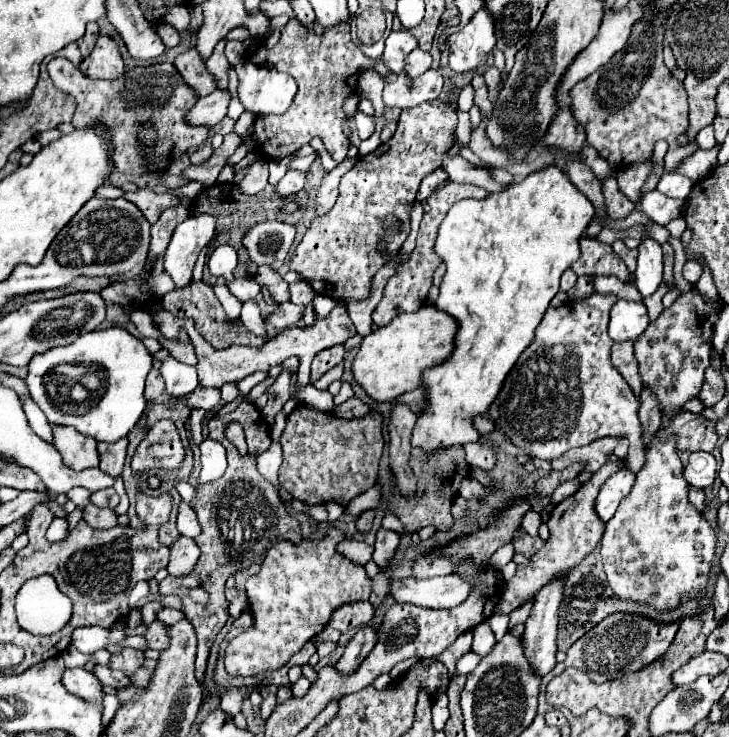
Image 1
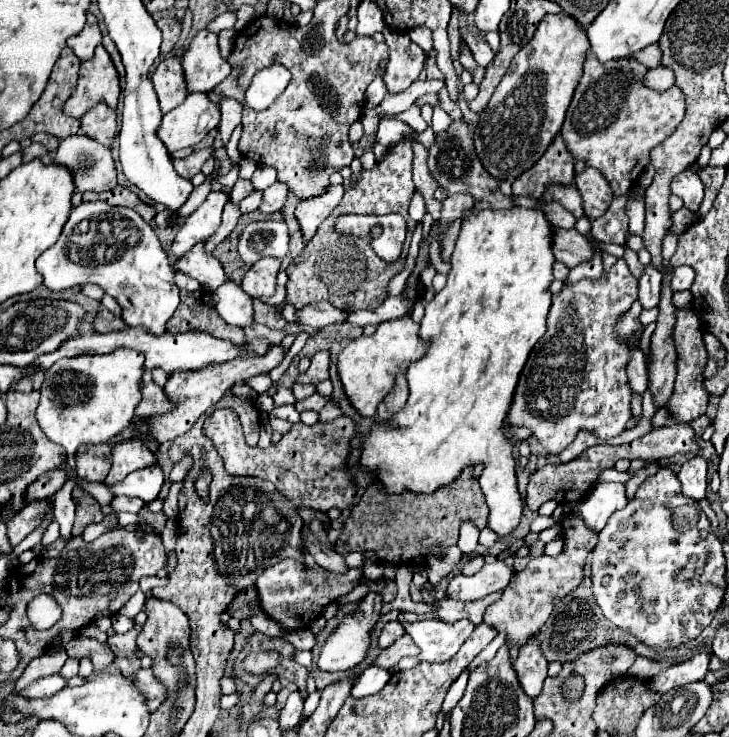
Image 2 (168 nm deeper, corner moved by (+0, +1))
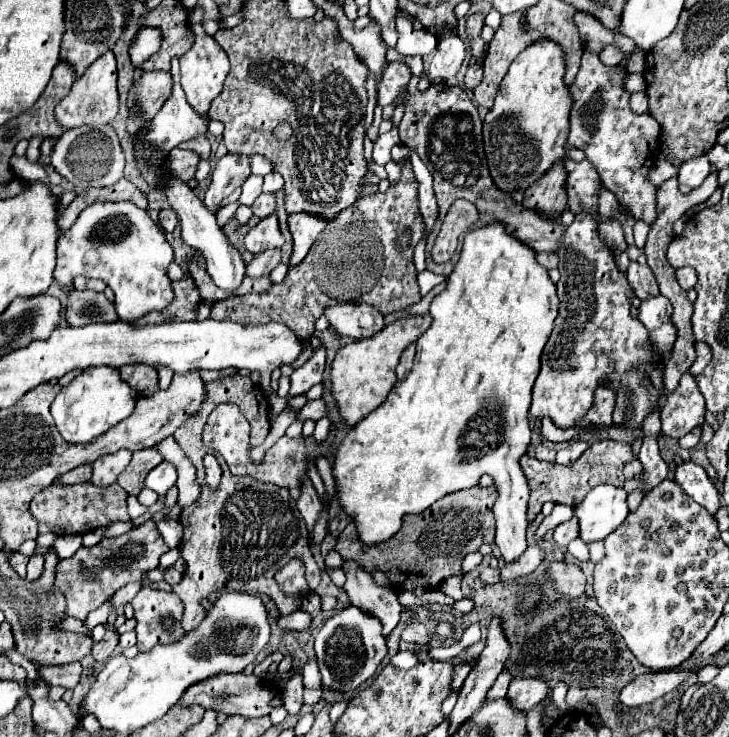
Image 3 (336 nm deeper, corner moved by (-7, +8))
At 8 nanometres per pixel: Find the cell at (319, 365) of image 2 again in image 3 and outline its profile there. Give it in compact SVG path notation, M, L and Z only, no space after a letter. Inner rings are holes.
M318 347L314 351L314 355L302 367L294 369L294 373L290 377L290 381L292 381L290 397L306 393L312 385L322 383L322 379L324 379L324 359L326 359L326 349Z

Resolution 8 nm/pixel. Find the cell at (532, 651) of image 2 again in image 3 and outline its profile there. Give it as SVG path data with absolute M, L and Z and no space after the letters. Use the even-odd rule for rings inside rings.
M518 675L516 679L512 679L512 683L508 687L508 695L512 695L512 701L516 703L516 707L524 707L524 711L530 711L548 693L550 693L550 683L546 679L538 679L538 677Z

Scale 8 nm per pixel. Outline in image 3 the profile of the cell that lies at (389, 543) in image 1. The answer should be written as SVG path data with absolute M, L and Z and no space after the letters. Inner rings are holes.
M350 607L324 623L320 633L316 635L314 647L322 673L322 685L346 693L358 689L366 679L370 679L388 653L380 619L366 611L350 611Z

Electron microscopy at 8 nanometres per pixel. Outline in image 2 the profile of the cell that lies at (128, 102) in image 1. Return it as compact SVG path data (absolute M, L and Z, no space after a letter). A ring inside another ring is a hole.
M95 106L81 118L81 132L89 138L95 138L103 146L111 148L111 142L117 132L117 114L107 106Z

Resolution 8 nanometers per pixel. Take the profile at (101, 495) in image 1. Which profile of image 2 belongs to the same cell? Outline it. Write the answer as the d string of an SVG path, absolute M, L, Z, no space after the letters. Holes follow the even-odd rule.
M115 496L115 500L113 500L113 510L123 510L123 512L133 512L133 514L137 514L143 506L145 506L145 502L141 500L141 498L129 498L129 496Z

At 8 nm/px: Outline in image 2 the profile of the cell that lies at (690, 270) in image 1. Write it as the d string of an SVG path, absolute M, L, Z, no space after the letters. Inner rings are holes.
M681 266L681 268L675 268L673 270L673 282L671 282L671 288L673 292L681 292L681 290L689 290L689 286L693 284L693 270L689 266Z

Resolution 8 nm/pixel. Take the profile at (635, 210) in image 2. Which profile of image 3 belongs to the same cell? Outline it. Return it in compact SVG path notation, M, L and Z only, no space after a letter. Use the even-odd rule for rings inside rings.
M636 221L636 225L634 225L634 239L636 239L636 245L638 245L640 249L644 247L644 241L646 241L648 229L650 229L650 225L648 225L646 221Z

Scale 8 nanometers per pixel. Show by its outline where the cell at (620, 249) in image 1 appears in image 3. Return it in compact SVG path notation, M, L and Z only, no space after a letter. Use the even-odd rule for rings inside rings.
M630 261L628 281L632 283L632 289L636 291L636 297L640 299L648 299L660 293L652 269L648 265L640 265L638 261Z

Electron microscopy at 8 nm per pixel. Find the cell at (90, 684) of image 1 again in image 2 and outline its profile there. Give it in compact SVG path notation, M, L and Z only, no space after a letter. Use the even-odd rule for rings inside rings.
M53 674L53 676L45 676L45 678L31 682L27 688L19 690L17 694L23 696L23 698L25 696L29 696L29 698L49 698L49 696L57 694L61 688L65 688L65 680L59 674Z

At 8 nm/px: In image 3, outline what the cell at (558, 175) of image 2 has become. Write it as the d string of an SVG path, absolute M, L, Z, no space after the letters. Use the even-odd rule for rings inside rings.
M560 159L536 183L532 183L524 191L522 205L530 209L538 209L544 215L558 217L568 203L566 177L568 177L568 171L564 169L564 159Z

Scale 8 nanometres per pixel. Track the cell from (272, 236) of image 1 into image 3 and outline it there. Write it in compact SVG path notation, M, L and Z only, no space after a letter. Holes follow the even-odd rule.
M272 213L272 215L264 217L258 225L254 225L246 233L244 245L252 255L258 255L258 253L262 253L266 249L272 249L272 247L282 247L284 235L282 235L280 225L278 225L278 215Z

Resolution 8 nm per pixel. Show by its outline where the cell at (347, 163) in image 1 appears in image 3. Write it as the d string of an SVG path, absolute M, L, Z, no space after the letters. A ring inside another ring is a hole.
M300 211L300 213L292 213L288 217L288 225L290 225L292 237L294 237L294 251L292 251L290 265L296 265L306 257L314 239L328 225L328 219L322 215L312 215L312 213Z

